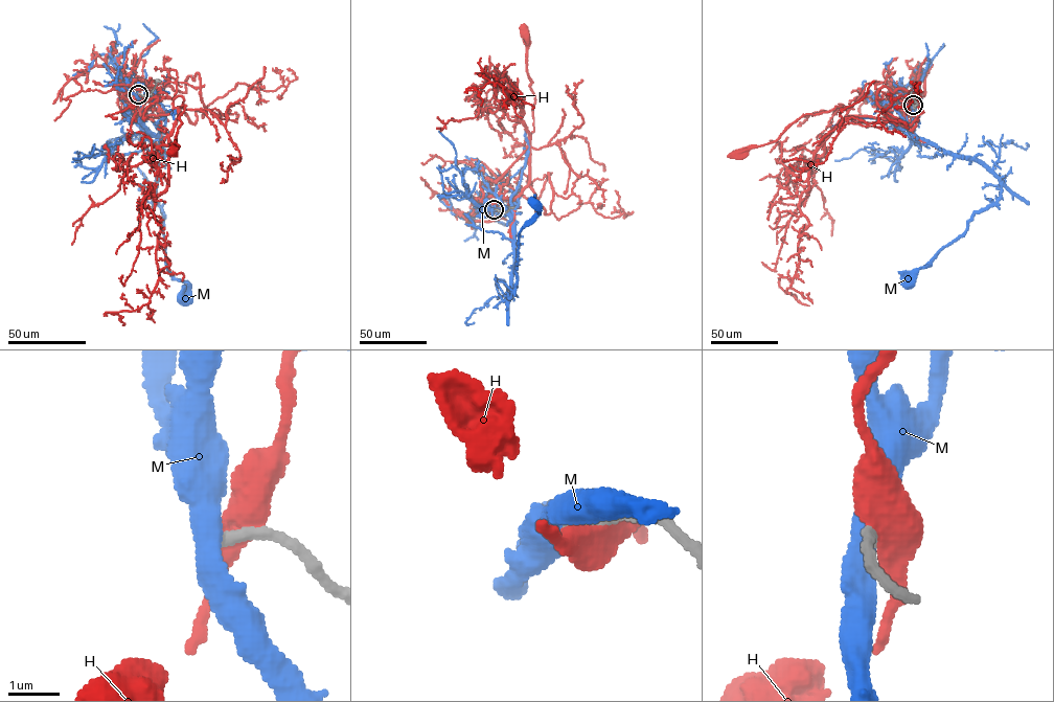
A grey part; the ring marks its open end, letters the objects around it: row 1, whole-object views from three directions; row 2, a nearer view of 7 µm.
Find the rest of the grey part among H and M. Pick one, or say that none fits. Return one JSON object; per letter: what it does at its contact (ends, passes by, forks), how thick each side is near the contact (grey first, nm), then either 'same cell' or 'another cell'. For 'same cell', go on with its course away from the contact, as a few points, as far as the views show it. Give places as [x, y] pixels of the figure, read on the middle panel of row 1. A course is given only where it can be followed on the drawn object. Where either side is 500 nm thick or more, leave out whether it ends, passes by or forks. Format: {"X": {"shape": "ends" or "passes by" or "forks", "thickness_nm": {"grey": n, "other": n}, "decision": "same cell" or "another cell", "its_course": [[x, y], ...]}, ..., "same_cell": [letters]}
{"H": {"thickness_nm": {"grey": 240, "other": 600}, "decision": "another cell"}, "M": {"shape": "passes by", "thickness_nm": {"grey": 200, "other": 480}, "decision": "another cell"}, "same_cell": []}

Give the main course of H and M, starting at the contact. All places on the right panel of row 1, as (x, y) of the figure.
H: (913, 104), (914, 96), (908, 94), (900, 120), (846, 116), (838, 106), (803, 115), (775, 140), (734, 154)
M: (913, 105), (917, 136), (977, 159), (1001, 193), (908, 282)

